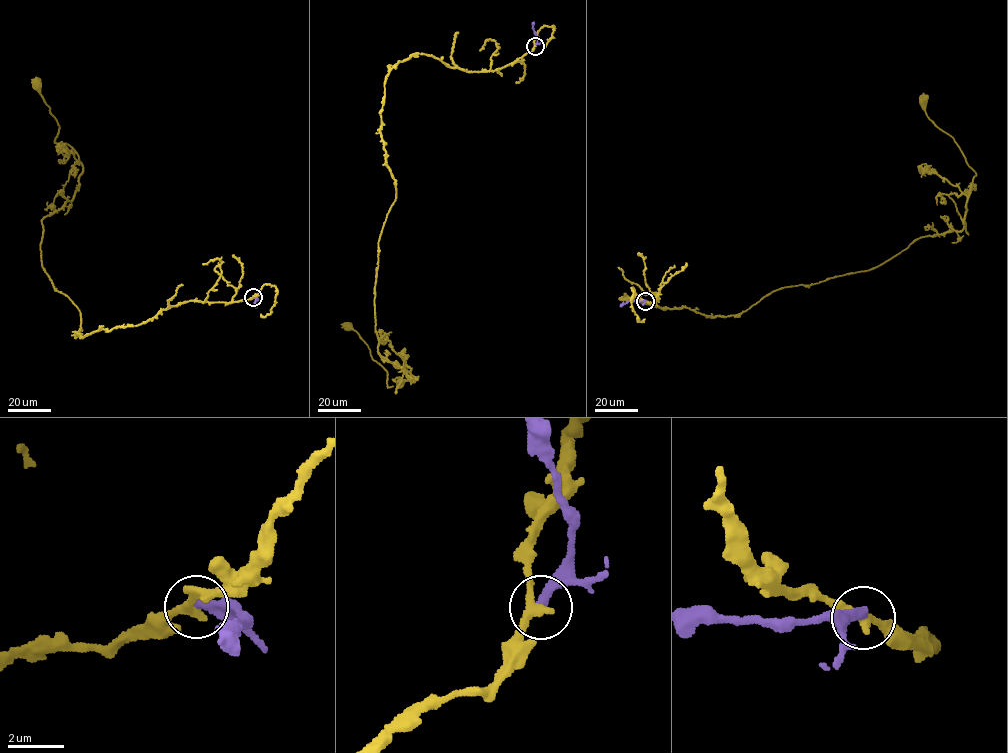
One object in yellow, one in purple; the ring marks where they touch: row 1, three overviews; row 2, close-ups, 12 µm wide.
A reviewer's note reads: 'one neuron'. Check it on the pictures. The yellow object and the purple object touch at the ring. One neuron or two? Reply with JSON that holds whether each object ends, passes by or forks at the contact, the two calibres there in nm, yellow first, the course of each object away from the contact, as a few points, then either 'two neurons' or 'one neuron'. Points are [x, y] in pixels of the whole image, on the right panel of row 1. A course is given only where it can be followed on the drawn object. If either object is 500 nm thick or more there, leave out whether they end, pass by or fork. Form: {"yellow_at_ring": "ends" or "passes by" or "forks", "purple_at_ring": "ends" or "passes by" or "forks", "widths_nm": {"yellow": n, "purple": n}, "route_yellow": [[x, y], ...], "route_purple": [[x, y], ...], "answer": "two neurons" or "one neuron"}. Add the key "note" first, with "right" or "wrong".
{"note": "wrong", "yellow_at_ring": "passes by", "purple_at_ring": "ends", "widths_nm": {"yellow": 280, "purple": 360}, "route_yellow": [[645, 301], [659, 298], [618, 298], [740, 314], [963, 229], [975, 171], [922, 101]], "route_purple": [[645, 301], [629, 301], [620, 306]], "answer": "two neurons"}

